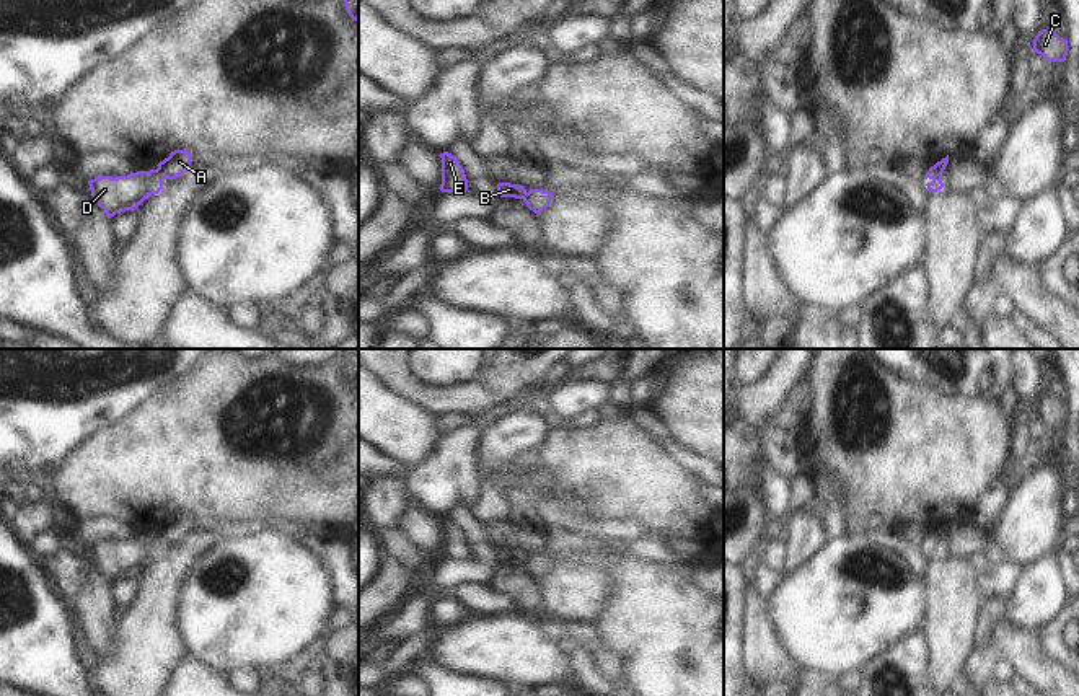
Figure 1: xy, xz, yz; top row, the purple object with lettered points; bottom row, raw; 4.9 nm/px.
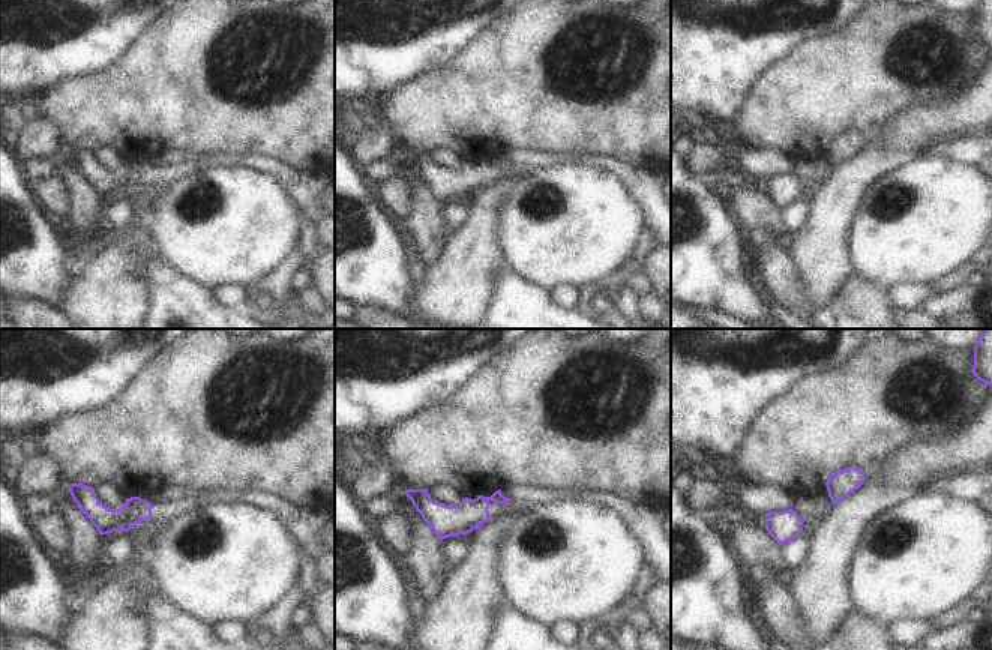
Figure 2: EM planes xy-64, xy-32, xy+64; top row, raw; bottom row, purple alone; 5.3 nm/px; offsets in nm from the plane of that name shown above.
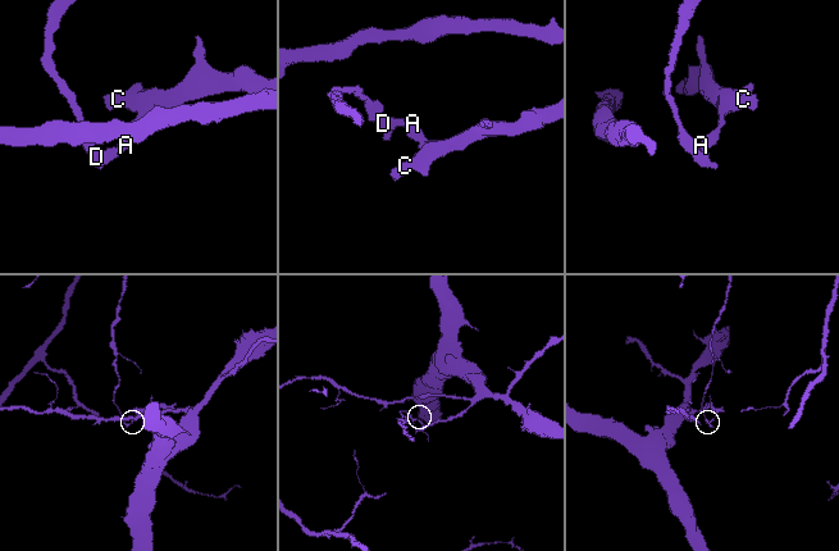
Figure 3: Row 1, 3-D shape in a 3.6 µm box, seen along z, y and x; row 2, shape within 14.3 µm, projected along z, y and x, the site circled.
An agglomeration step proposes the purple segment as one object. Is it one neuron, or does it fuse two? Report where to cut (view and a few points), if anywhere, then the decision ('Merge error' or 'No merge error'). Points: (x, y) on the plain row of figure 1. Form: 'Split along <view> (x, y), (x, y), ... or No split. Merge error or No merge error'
Split along xy (157, 533), (165, 543). Merge error

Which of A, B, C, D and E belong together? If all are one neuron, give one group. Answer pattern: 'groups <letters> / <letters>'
groups A C / B D E

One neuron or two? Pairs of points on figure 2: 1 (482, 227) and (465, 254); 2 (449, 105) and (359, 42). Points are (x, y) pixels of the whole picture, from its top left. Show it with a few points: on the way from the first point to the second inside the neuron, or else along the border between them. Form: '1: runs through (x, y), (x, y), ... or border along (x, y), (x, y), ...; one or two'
1: runs through (477, 233), (471, 248); one
2: border along (443, 65), (399, 83), (380, 98); two

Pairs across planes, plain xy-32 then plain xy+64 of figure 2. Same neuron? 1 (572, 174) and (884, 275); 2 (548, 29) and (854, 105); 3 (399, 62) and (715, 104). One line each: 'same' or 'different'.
1: same
2: same
3: same

